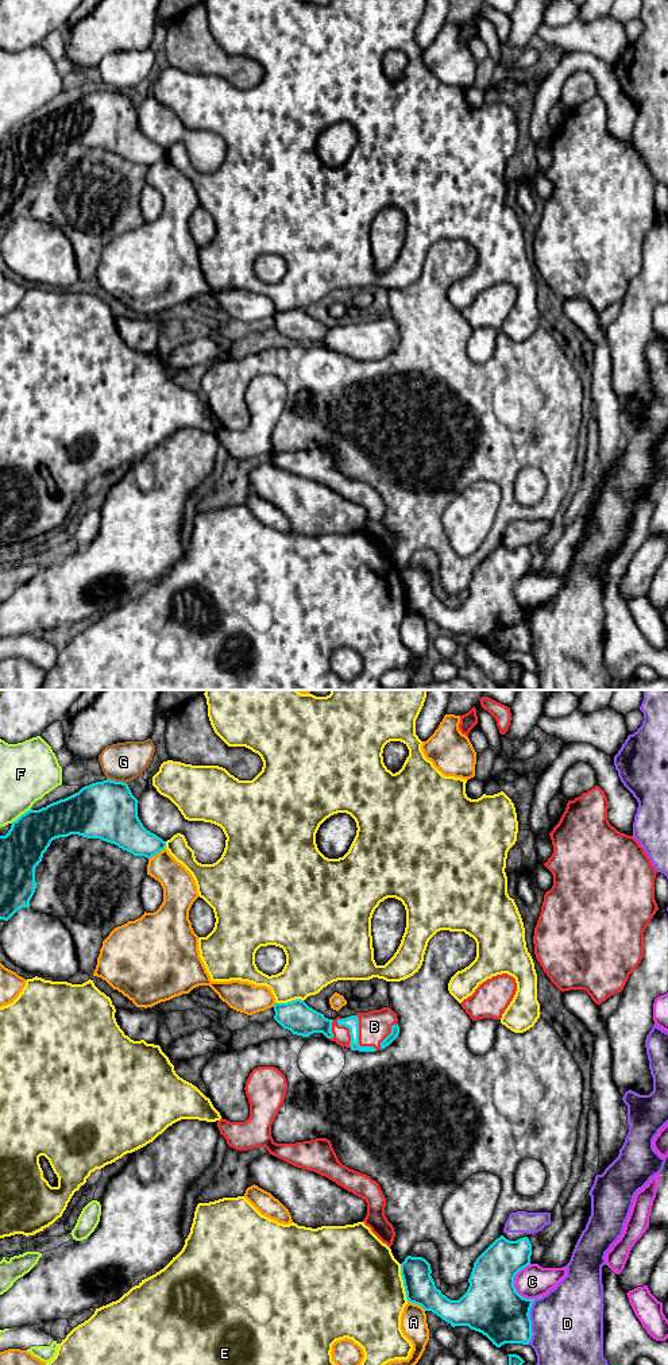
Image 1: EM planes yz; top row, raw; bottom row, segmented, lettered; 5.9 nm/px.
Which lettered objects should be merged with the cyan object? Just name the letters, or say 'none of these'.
B

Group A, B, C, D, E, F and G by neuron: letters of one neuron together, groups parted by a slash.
A / B / C / D / E / F / G

